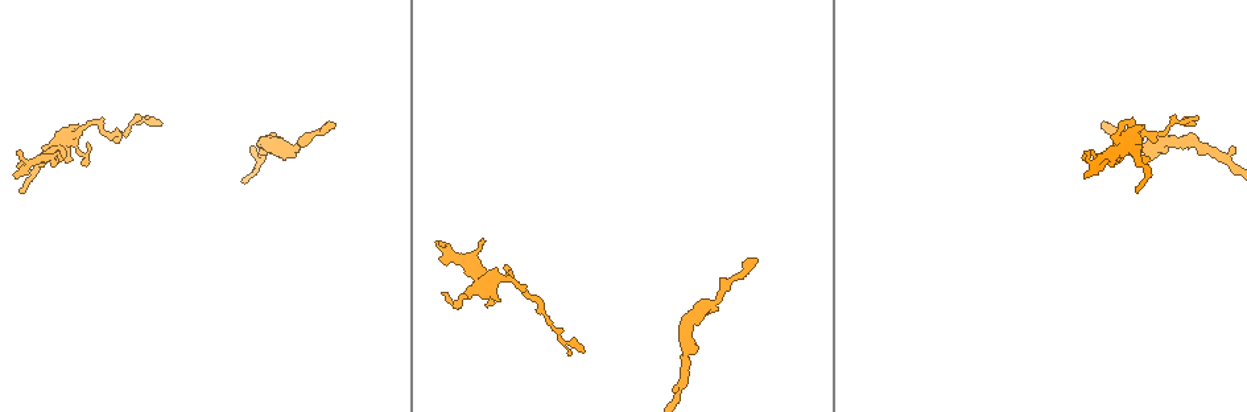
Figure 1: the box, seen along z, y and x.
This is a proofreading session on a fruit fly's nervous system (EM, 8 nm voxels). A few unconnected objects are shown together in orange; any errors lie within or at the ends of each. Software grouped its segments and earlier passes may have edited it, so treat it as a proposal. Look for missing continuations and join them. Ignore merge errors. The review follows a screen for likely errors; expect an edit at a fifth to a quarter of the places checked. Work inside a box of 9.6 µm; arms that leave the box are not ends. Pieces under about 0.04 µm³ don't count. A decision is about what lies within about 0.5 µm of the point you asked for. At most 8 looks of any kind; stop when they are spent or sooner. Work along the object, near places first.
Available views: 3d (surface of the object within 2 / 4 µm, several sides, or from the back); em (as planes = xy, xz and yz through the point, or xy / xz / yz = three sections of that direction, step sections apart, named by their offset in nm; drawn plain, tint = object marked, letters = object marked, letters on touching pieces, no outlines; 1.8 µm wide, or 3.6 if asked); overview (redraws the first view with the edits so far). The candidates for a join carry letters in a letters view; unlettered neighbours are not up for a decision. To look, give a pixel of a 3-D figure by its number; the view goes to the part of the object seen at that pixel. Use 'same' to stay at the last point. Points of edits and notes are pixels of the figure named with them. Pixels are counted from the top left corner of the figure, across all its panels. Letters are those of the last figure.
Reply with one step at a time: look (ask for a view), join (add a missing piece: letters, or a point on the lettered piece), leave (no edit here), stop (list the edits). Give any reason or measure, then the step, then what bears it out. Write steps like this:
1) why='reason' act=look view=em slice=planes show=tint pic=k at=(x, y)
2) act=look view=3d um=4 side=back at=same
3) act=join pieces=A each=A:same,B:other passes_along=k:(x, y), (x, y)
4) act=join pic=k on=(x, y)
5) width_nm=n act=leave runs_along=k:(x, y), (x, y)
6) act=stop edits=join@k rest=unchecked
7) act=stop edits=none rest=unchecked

why='free end' act=look view=3d um=2 pic=1 at=(1105, 124)

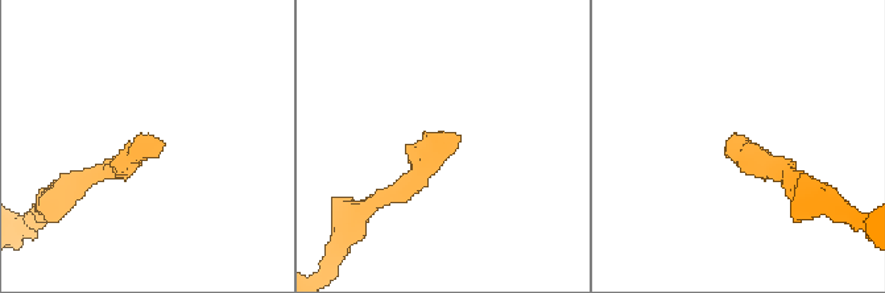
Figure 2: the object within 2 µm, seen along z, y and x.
act=look view=em slice=planes show=letters pic=2 at=(454, 139)

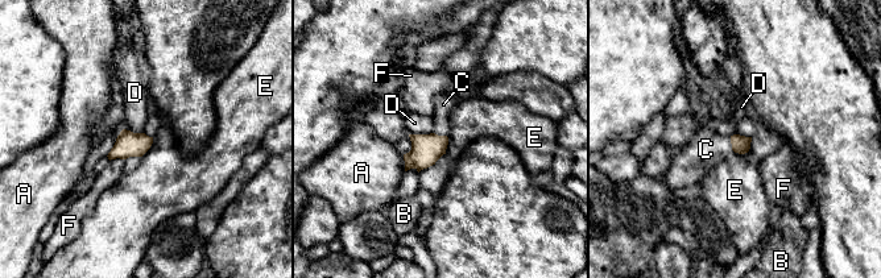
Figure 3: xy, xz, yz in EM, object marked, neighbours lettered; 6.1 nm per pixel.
act=join pieces=C each=A:other,B:other,C:same,D:other,E:other,F:other passes_along=3:(740, 144), (731, 142), (706, 149) found='the neuron continues'

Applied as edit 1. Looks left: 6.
why='see it whole again' act=look view=overview

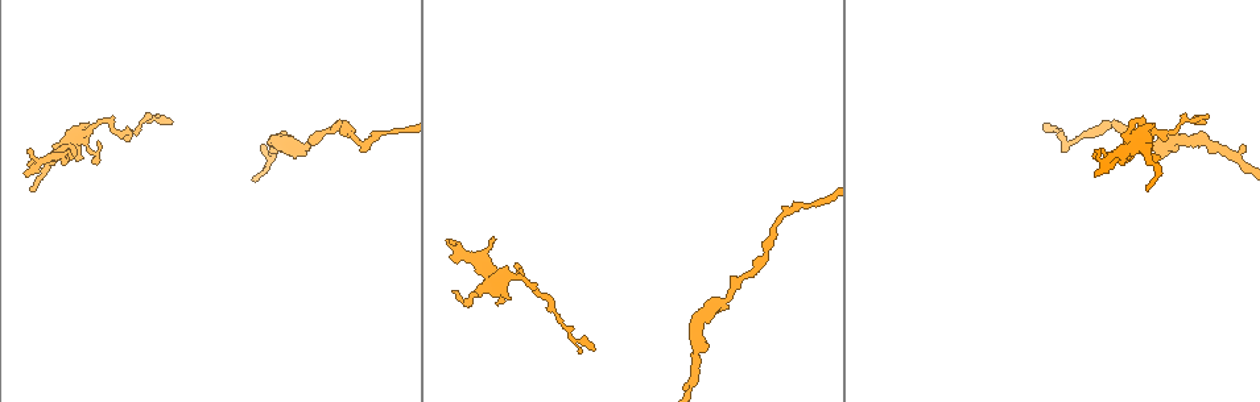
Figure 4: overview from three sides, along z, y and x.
why='free end' act=look view=3d um=2 pic=4 at=(1155, 161)

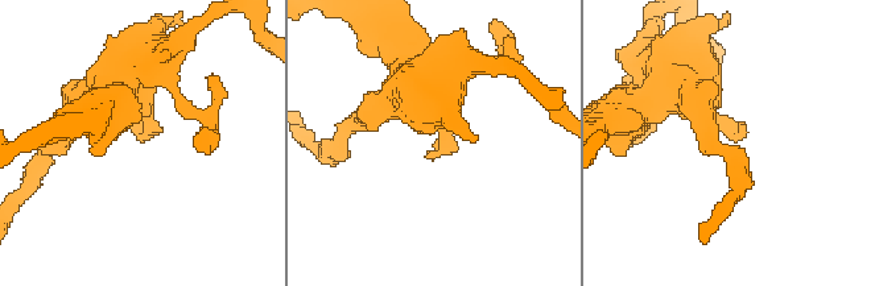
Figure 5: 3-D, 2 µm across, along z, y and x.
act=look view=em slice=yz step=4 show=tint pic=5 at=(737, 142)

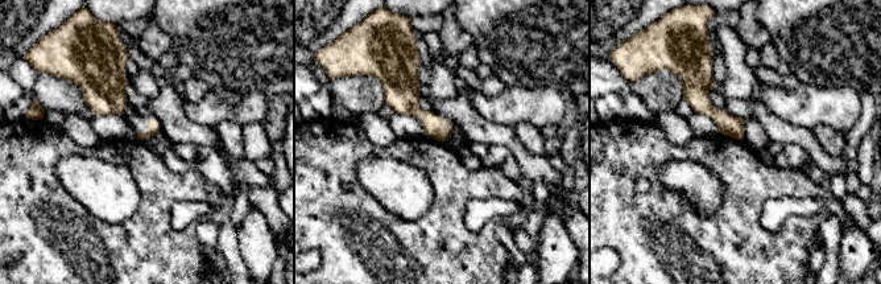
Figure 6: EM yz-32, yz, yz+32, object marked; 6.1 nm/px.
why='another direction' act=look view=em slice=planes show=letters at=same

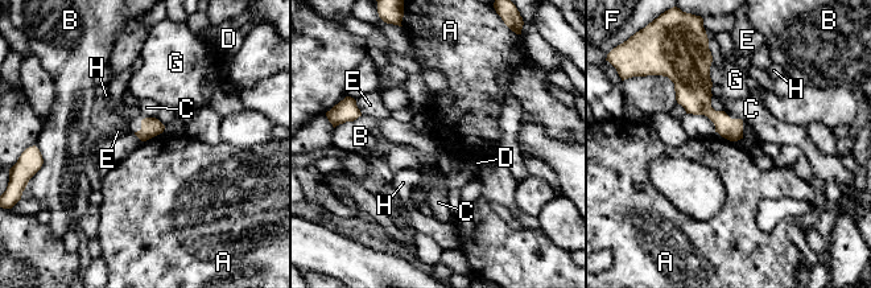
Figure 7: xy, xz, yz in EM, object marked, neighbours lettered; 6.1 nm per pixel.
width_nm=120 act=leave each=A:other,B:other,C:other,D:other,E:other,F:other,G:other,H:other found='none of them fits'

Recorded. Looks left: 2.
act=stop edits=join@3 rest=unchecked

